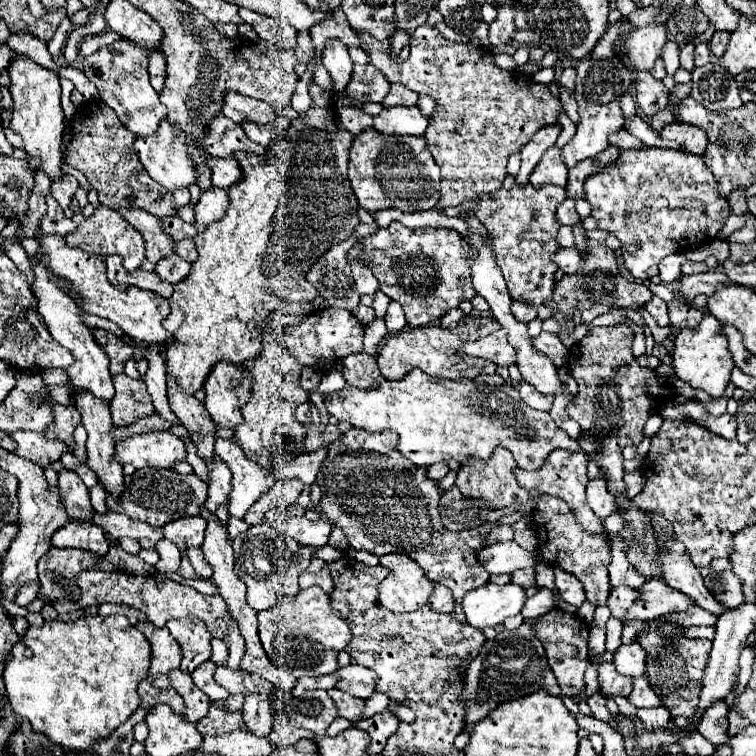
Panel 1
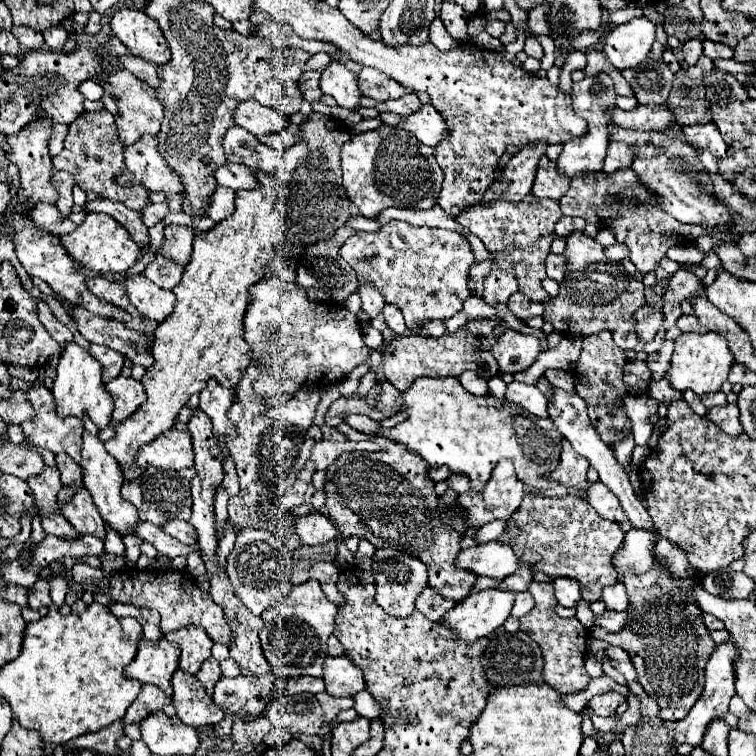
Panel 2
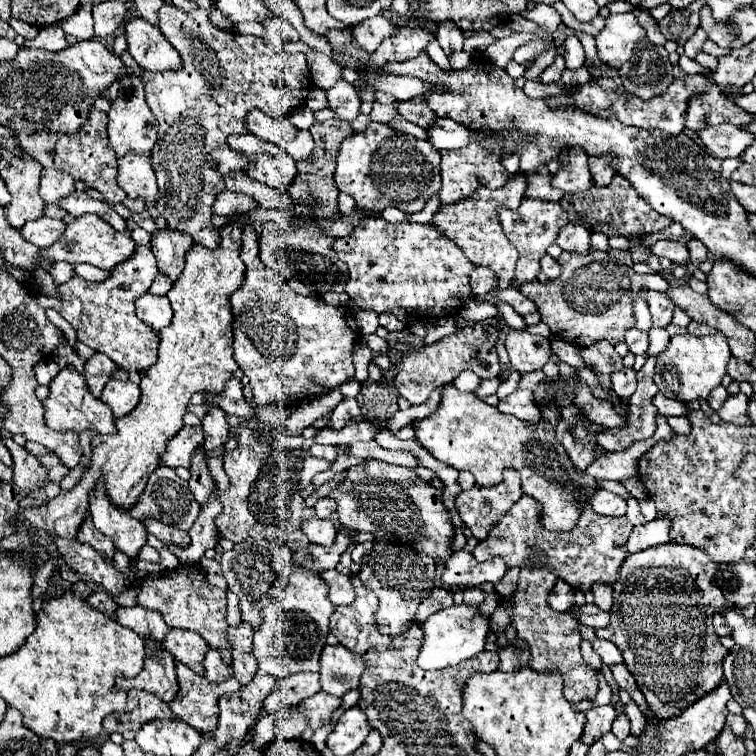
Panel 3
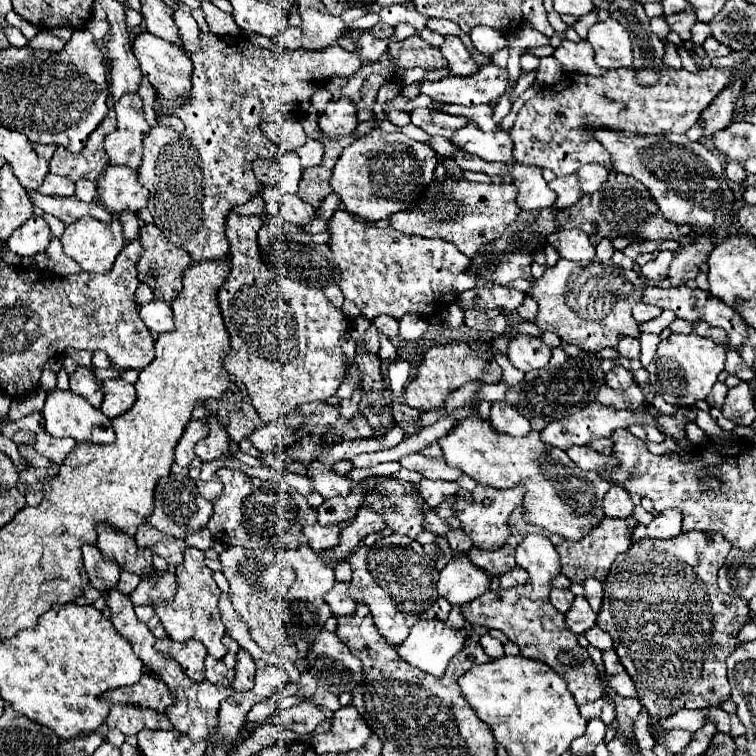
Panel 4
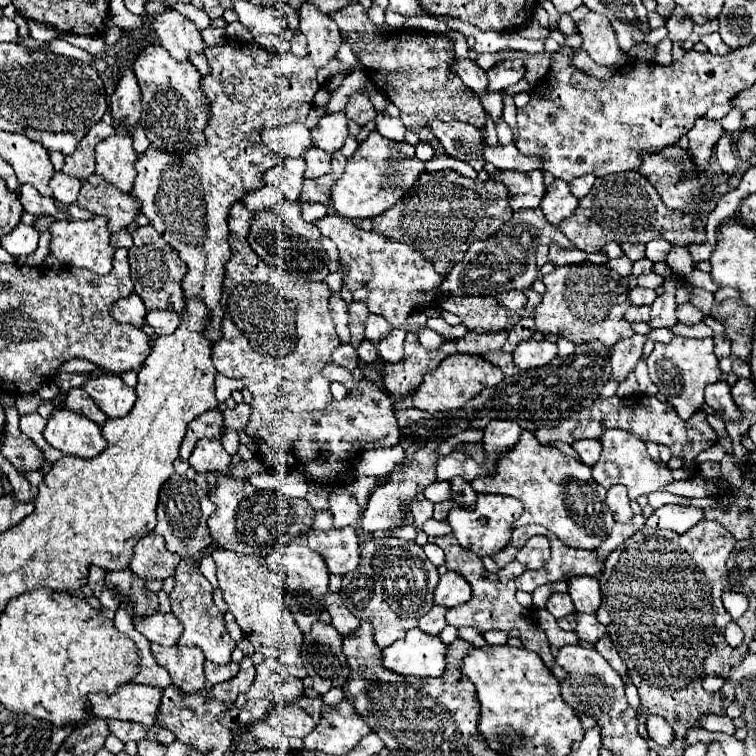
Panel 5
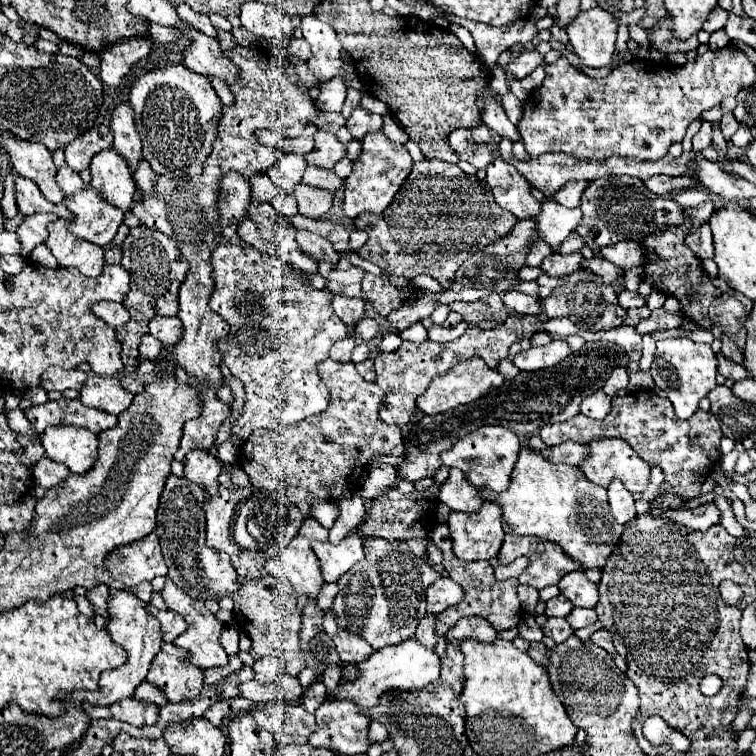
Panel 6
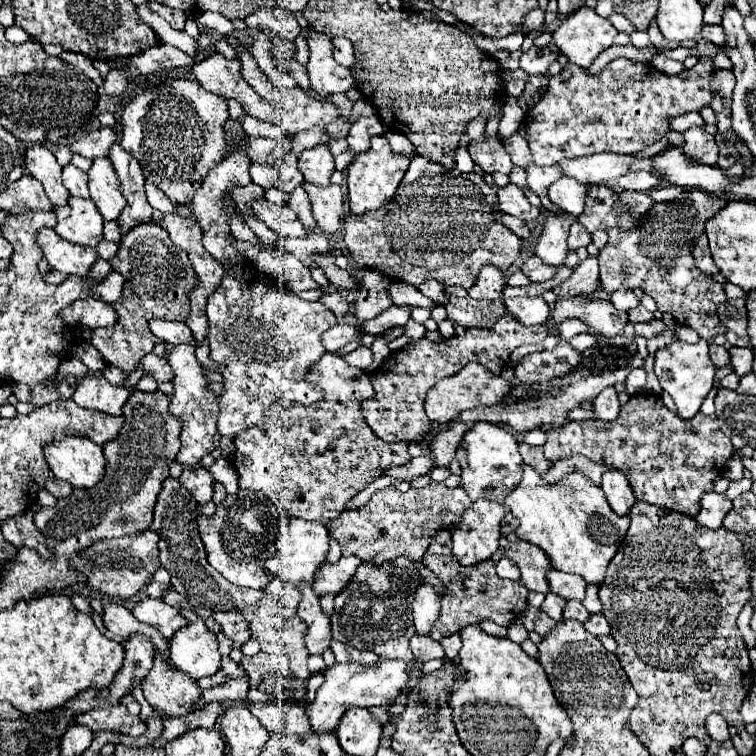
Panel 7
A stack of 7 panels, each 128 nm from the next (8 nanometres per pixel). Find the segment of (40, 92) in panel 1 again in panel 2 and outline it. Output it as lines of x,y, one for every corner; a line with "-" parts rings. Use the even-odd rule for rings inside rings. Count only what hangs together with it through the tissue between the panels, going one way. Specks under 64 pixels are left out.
44,116
40,120
34,120
30,124
26,124
18,134
6,136
6,142
10,144
12,152
8,154
8,158
20,168
20,182
22,188
18,190
18,194
12,198
12,204
18,206
20,200
30,200
34,204
38,202
50,202
54,204
58,200
58,190
52,186
52,174
54,174
54,164
52,164
52,156
48,152
48,140
52,136
52,118

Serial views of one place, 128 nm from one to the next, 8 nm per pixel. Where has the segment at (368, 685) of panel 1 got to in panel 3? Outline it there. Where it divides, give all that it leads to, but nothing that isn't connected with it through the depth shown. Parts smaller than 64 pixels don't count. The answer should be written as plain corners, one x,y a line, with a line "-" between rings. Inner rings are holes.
342,644
324,646
320,656
320,684
332,696
344,696
348,690
358,688
364,672
364,660
344,648

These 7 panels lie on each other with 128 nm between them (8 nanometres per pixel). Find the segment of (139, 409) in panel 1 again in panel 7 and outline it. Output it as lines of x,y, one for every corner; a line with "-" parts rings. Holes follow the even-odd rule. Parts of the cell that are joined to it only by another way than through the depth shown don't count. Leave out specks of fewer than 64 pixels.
84,376
74,392
74,402
82,408
92,408
112,416
122,414
130,392
124,386
112,386
104,376

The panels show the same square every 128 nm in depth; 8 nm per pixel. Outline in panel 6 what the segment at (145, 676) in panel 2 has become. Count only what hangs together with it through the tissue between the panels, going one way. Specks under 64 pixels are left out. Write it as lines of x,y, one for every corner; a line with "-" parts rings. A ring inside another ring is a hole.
134,696
124,698
116,704
108,704
108,706
94,706
90,702
84,702
84,706
90,718
114,718
134,726
146,726
158,720
158,706
140,702

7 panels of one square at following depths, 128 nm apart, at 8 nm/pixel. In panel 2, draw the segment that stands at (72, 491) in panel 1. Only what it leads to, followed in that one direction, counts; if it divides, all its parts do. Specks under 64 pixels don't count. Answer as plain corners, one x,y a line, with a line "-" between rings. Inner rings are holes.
80,488
78,492
74,492
74,496
64,504
62,514
78,530
78,534
92,534
104,540
106,536
104,520
96,512
96,504
92,496
88,496
86,488

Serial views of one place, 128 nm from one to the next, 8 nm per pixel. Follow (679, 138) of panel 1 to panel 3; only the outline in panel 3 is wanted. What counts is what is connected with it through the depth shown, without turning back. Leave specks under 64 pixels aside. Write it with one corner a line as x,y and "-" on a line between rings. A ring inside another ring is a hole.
720,124
700,130
698,140
716,158
736,158
742,156
744,148
752,144
752,134
740,130
734,124

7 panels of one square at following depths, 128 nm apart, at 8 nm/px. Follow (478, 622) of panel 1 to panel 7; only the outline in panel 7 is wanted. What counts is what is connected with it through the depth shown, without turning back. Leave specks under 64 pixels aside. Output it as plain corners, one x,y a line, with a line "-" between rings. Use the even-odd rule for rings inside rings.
380,658
376,666
362,666
362,664
348,662
348,664
334,664
326,668
324,684
318,688
314,702
308,704
308,716
310,716
310,724
314,732
324,734
336,728
340,716
350,706
358,706
358,708
378,706
378,708
388,710
392,700
396,700
402,694
402,690
408,686
412,674
414,672
422,674
422,668
424,668
424,662
420,660
404,662
404,660
384,660
384,658

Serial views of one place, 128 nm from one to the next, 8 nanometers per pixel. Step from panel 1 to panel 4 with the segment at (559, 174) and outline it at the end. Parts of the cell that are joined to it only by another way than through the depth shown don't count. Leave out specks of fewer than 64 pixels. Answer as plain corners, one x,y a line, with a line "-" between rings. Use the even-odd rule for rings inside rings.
516,164
510,170
514,184
518,186
518,206
522,210
540,210
552,208
556,194
548,188
548,182
542,178
542,170
536,166

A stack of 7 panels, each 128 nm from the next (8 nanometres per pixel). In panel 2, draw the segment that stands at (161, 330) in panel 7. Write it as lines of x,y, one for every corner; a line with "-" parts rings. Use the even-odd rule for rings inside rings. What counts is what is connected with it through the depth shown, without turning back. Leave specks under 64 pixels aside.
144,274
126,276
120,280
126,286
126,296
132,306
144,316
152,316
154,320
162,322
174,308
174,294
172,290
160,288
158,284
150,282

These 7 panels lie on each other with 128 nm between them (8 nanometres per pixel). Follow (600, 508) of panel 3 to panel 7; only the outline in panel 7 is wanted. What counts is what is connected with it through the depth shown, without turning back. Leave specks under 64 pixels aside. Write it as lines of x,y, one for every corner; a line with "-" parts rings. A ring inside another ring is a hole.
616,470
606,472
602,476
600,488
604,490
610,508
618,516
626,516
630,512
630,508
634,506
634,502
636,502
634,492
632,492
632,486
628,484
628,480
626,480
626,476
622,472
616,472

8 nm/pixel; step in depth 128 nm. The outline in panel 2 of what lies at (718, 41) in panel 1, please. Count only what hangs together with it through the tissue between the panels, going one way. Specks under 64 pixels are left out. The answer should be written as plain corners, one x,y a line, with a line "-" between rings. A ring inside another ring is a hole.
704,40
704,54
712,60
718,58
732,58
732,48
728,44
722,42
712,42
712,40

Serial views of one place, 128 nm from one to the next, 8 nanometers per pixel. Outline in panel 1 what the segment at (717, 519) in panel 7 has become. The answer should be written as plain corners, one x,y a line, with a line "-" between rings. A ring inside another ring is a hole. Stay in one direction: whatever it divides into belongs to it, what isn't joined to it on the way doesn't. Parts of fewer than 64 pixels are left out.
614,544
612,546
612,562
610,562
610,584
616,586
628,586
638,590
646,580
634,570
634,566
626,558
626,544

